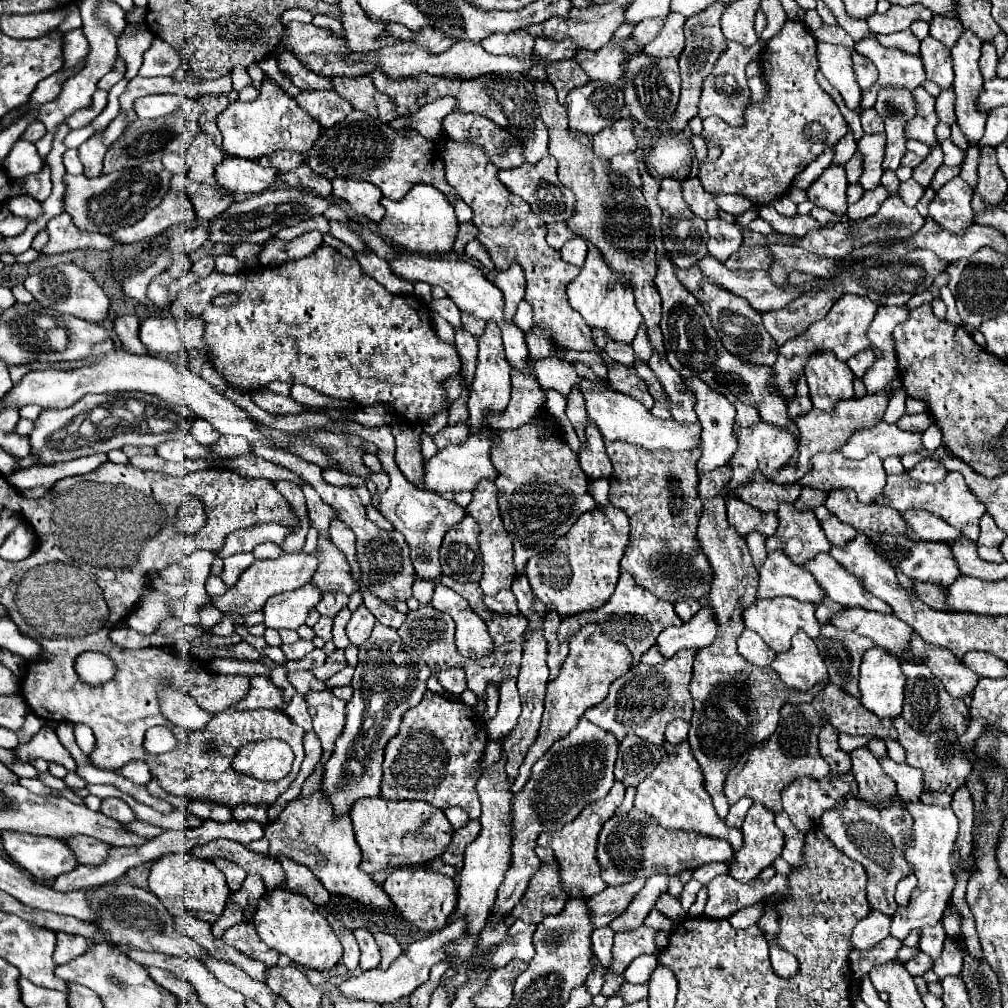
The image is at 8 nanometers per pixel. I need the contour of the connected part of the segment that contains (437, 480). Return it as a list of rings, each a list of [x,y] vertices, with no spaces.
[[[495,432],[489,434],[471,434],[465,444],[461,446],[447,446],[431,460],[425,462],[425,484],[429,490],[443,494],[443,492],[473,492],[477,482],[481,480],[495,480],[497,468],[491,462],[491,448],[495,444]]]

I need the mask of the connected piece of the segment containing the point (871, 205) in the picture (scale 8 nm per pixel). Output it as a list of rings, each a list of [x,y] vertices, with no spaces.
[[[877,186],[871,192],[865,192],[863,198],[855,204],[849,204],[847,210],[847,218],[849,220],[861,220],[861,218],[869,218],[873,214],[877,214],[877,210],[881,208],[881,202],[889,196],[889,192],[883,186]]]

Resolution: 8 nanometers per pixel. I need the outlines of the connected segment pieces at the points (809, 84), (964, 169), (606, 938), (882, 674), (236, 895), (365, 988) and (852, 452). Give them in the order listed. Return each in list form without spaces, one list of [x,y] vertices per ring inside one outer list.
[[[787,20],[781,32],[773,36],[765,46],[763,78],[769,82],[769,96],[761,104],[751,104],[747,108],[745,126],[733,128],[717,116],[703,120],[703,136],[719,144],[723,150],[719,160],[715,162],[705,160],[699,168],[699,180],[705,190],[713,194],[741,194],[749,198],[753,204],[765,206],[773,202],[773,198],[783,196],[789,190],[793,178],[799,172],[803,172],[809,162],[817,160],[825,152],[825,148],[833,148],[849,132],[849,126],[841,116],[837,104],[815,80],[815,72],[819,70],[819,64],[815,58],[815,46],[817,42],[803,22]]]
[[[969,146],[965,162],[961,164],[961,178],[975,190],[977,188],[977,162],[979,162],[979,150],[977,146]]]
[[[609,926],[597,928],[591,938],[593,938],[593,952],[595,952],[597,960],[601,962],[601,966],[609,968],[609,962],[613,960],[613,954],[611,954],[611,948],[613,948],[613,930]]]
[[[871,648],[861,664],[861,704],[879,718],[897,718],[903,710],[905,674],[899,658],[881,648]]]
[[[249,874],[245,878],[245,882],[241,884],[241,888],[229,896],[225,912],[213,924],[213,934],[217,938],[221,938],[227,928],[231,928],[239,922],[253,920],[253,910],[257,910],[257,898],[261,898],[261,894],[265,894],[265,890],[267,888],[265,888],[263,878]]]
[[[457,920],[453,922],[451,926],[445,926],[443,930],[439,932],[433,932],[431,936],[423,938],[423,940],[417,940],[413,942],[405,954],[401,954],[387,970],[381,970],[381,968],[375,968],[375,970],[369,970],[369,972],[361,972],[361,974],[353,974],[351,978],[347,978],[345,982],[341,982],[337,986],[339,994],[349,998],[349,1000],[367,1000],[367,1002],[377,1002],[377,1004],[385,1004],[385,1002],[395,1002],[403,996],[409,996],[415,988],[419,988],[423,982],[429,980],[429,970],[433,964],[445,960],[445,950],[443,946],[451,940],[457,940],[461,936],[465,936],[465,922],[463,920]]]
[[[879,422],[871,430],[855,432],[849,442],[841,446],[841,452],[847,458],[865,458],[871,452],[877,452],[883,460],[887,456],[903,456],[909,452],[929,454],[921,444],[921,432],[901,430],[897,424],[887,422]]]

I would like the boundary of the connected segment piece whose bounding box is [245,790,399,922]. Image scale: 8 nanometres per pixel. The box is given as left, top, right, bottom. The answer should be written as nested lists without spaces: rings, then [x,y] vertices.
[[[315,792],[307,800],[293,800],[285,806],[285,810],[279,814],[277,820],[269,822],[265,828],[265,838],[257,842],[249,842],[245,848],[257,852],[257,854],[267,854],[267,856],[285,856],[295,860],[297,864],[307,866],[319,882],[337,896],[351,898],[365,908],[371,908],[375,912],[383,912],[389,916],[389,920],[399,922],[395,916],[395,906],[385,894],[385,890],[363,870],[359,870],[361,862],[361,850],[357,850],[355,842],[355,832],[351,826],[349,814],[343,818],[333,816],[333,808],[323,802],[323,792]]]

